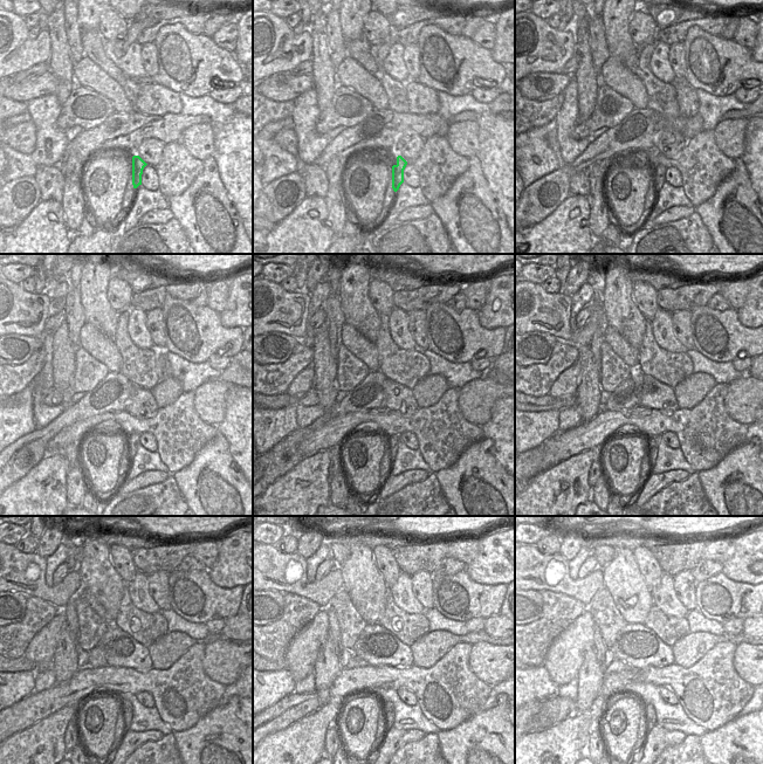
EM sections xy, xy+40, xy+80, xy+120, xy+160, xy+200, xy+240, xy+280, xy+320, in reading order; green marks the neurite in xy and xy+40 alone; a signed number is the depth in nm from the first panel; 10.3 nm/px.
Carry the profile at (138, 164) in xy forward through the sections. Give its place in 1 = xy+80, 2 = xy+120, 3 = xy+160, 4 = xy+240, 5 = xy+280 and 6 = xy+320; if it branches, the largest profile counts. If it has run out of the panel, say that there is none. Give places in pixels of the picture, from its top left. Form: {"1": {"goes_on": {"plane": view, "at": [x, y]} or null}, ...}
{"1": {"goes_on": {"plane": "xy+80", "at": [659, 177]}}, "2": {"goes_on": {"plane": "xy+120", "at": [131, 441]}}, "3": {"goes_on": {"plane": "xy+160", "at": [391, 442]}}, "4": {"goes_on": {"plane": "xy+240", "at": [125, 706]}}, "5": {"goes_on": {"plane": "xy+280", "at": [387, 709]}}, "6": {"goes_on": {"plane": "xy+320", "at": [650, 714]}}}

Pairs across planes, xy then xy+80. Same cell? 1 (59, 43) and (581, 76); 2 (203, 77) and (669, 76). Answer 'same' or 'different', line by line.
1: same
2: different

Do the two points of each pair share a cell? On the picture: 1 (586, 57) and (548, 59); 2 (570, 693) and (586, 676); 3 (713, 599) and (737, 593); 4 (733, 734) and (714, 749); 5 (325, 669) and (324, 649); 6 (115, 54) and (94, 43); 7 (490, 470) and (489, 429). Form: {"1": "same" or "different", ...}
{"1": "different", "2": "different", "3": "same", "4": "same", "5": "same", "6": "different", "7": "different"}

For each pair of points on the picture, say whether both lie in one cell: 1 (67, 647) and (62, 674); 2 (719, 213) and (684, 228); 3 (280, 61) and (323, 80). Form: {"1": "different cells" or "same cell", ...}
{"1": "same cell", "2": "different cells", "3": "different cells"}

